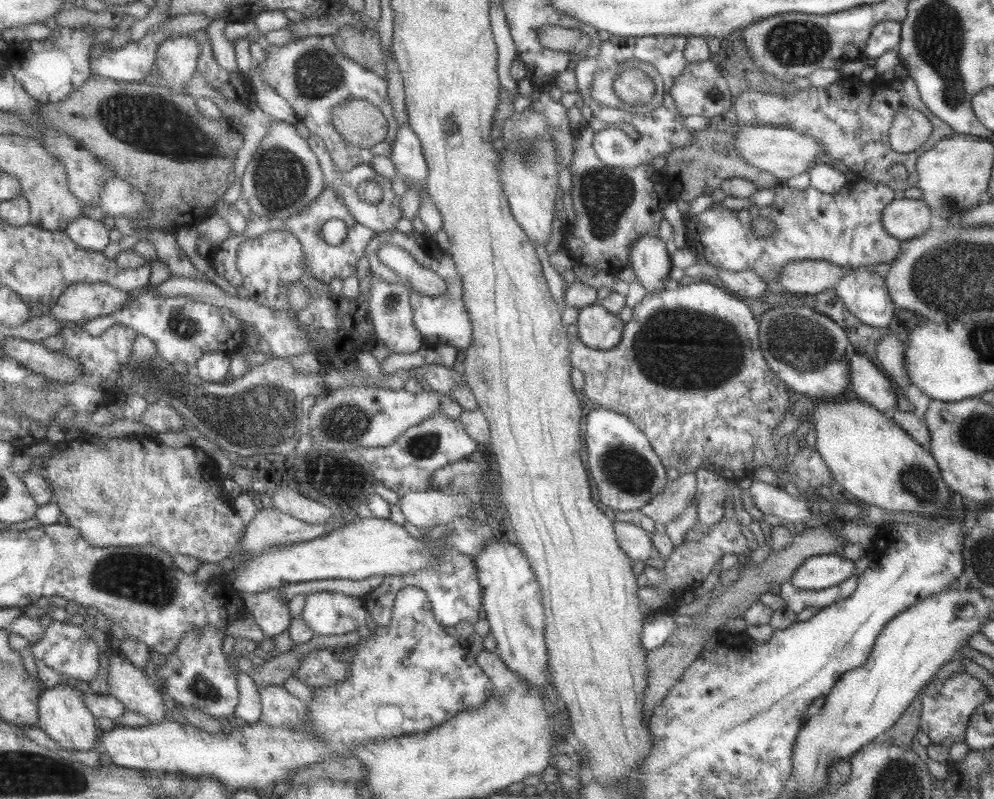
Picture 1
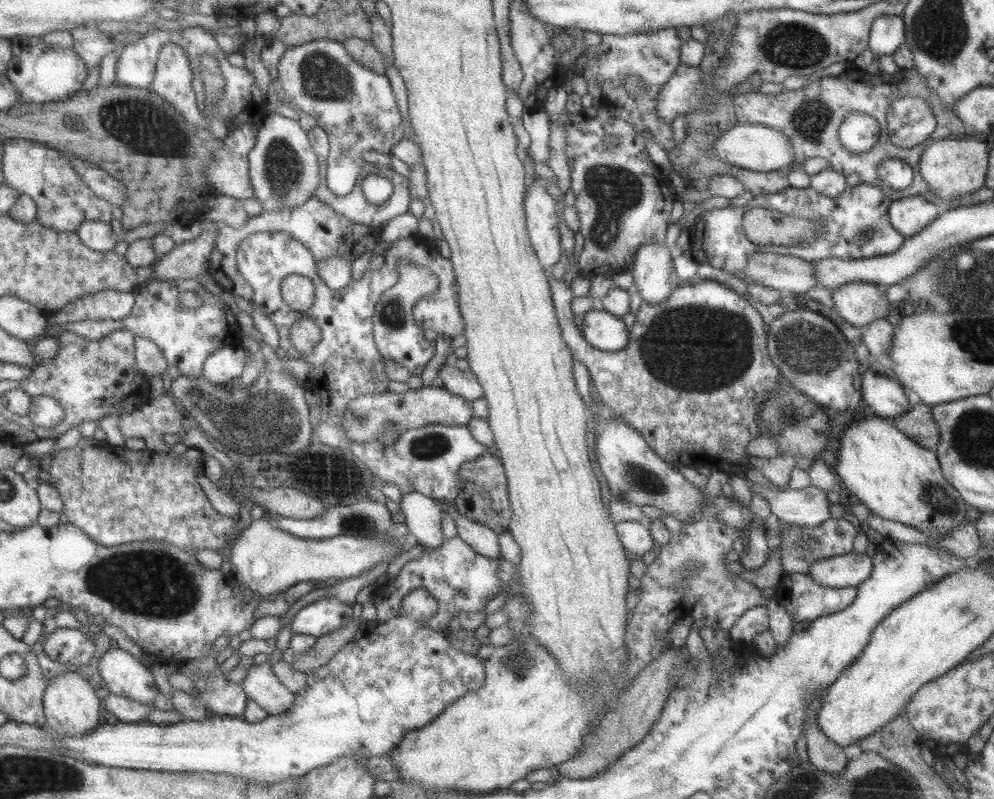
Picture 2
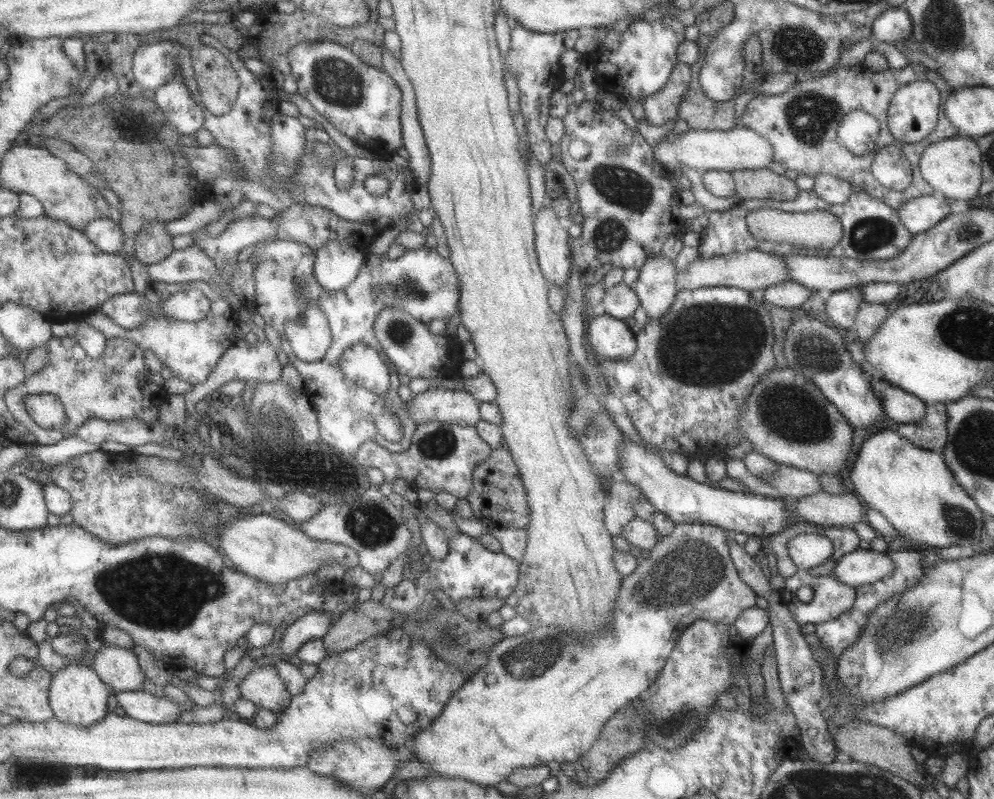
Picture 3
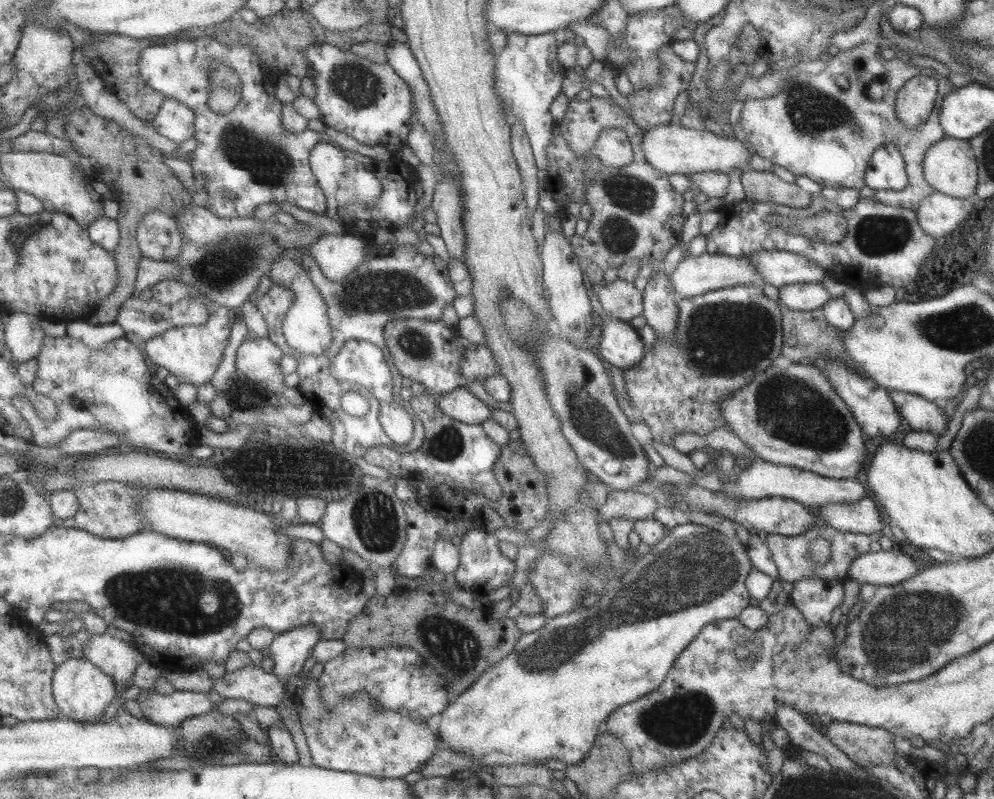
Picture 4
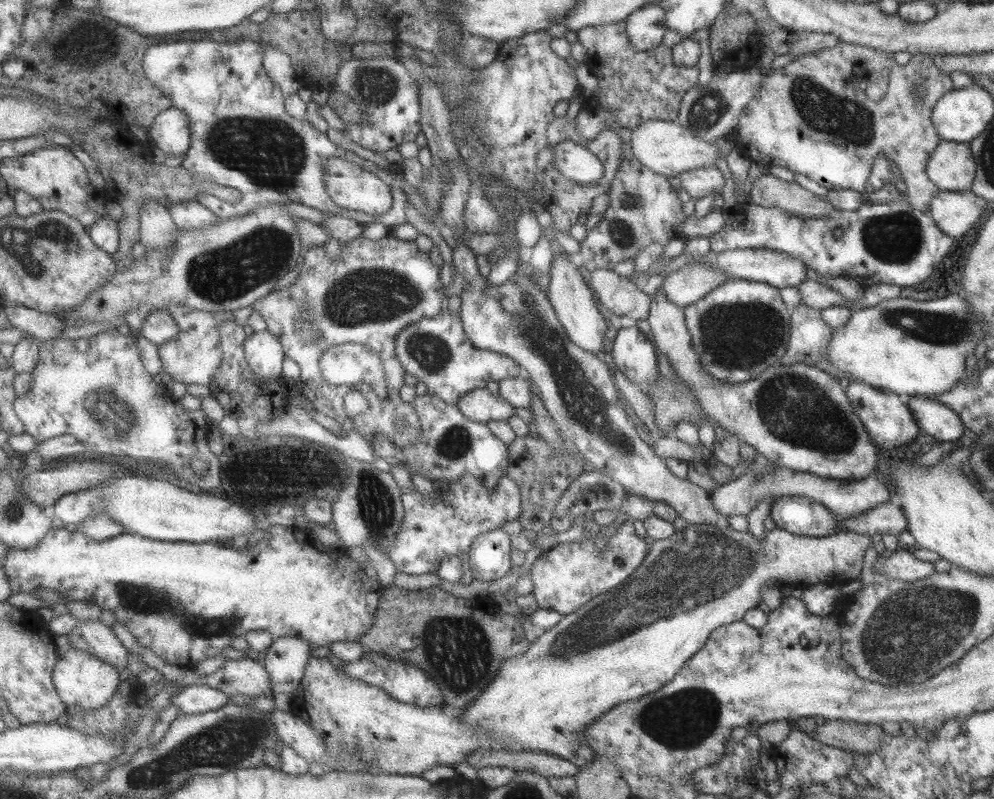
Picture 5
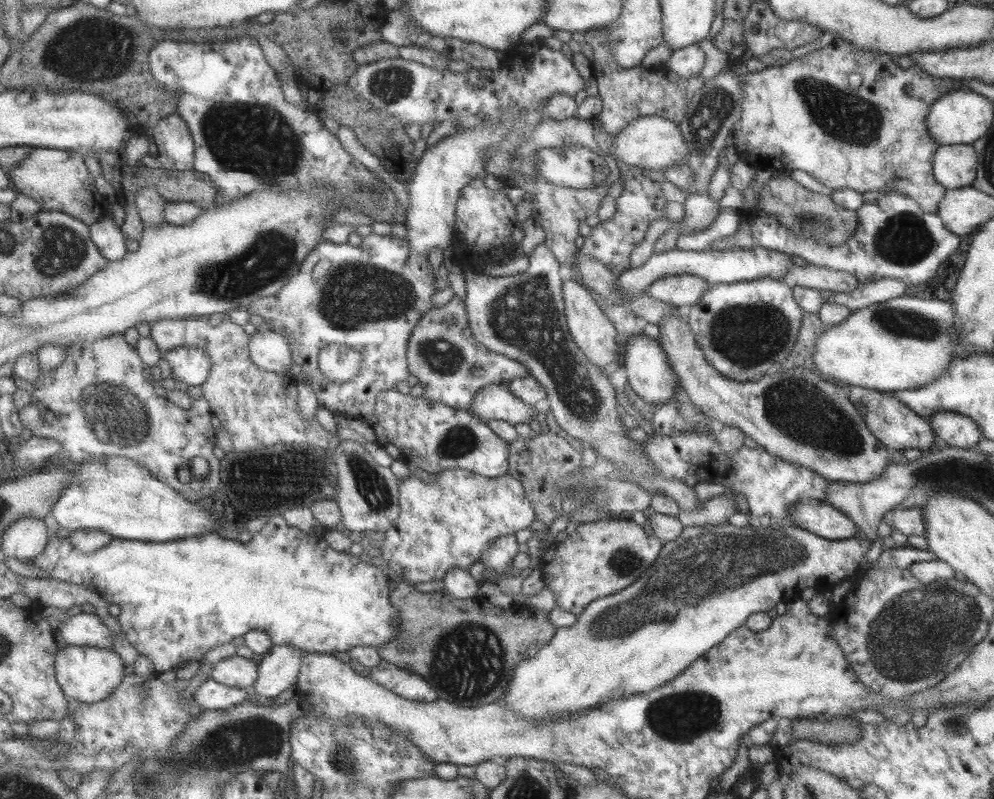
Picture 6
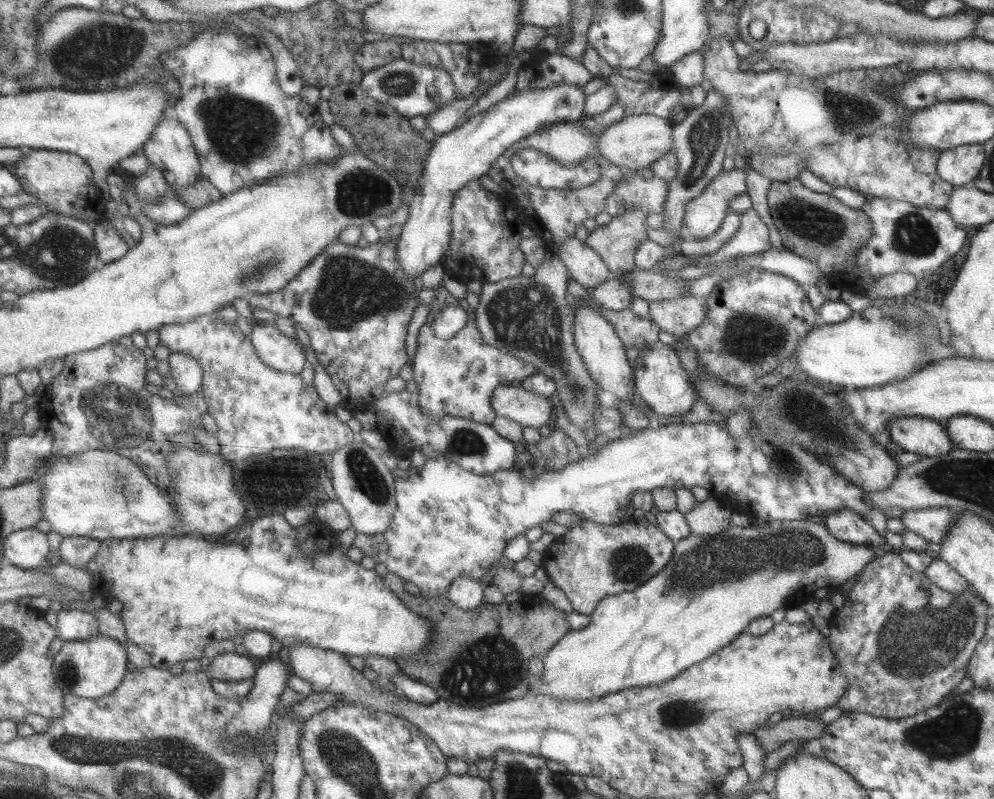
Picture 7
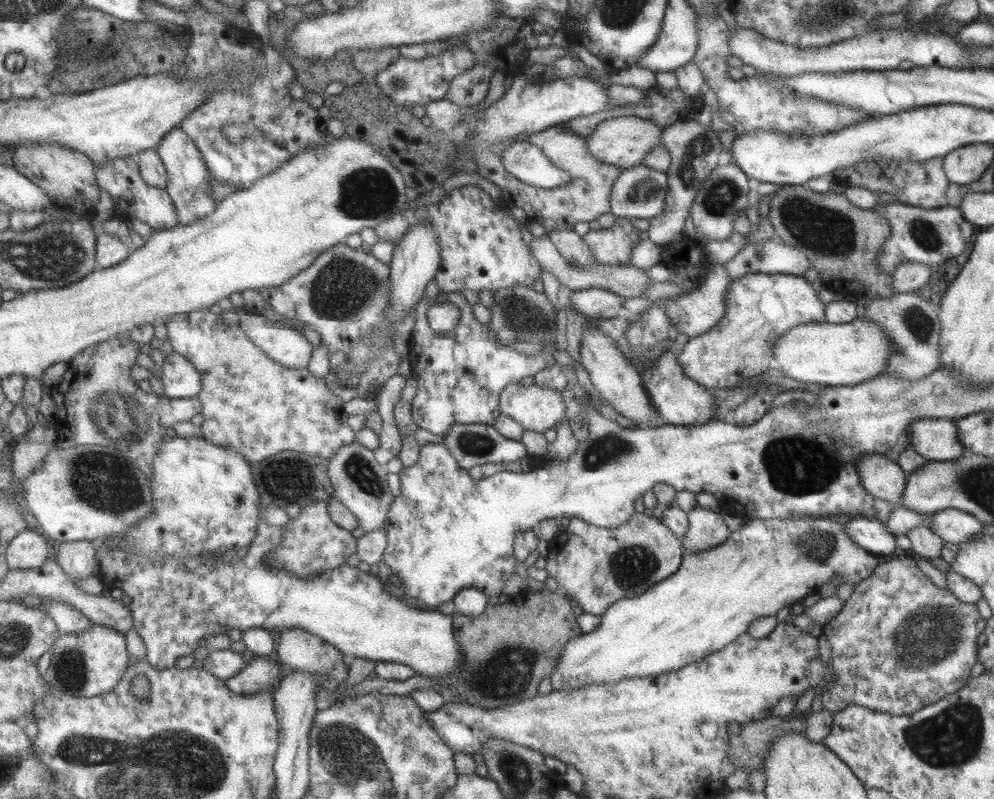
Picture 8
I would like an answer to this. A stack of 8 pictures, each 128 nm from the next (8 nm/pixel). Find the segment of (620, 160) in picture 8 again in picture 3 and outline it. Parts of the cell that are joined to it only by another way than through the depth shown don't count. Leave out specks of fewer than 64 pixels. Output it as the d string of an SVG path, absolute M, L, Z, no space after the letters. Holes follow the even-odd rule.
M736 124L729 130L691 130L677 137L668 134L669 143L657 141L651 146L654 159L669 173L677 172L679 164L699 170L700 172L768 168L774 160L772 144L754 130Z

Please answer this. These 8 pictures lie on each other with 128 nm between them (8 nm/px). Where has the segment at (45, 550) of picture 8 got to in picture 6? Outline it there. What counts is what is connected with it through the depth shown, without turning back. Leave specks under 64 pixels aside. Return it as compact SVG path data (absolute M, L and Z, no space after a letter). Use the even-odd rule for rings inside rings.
M19 517L19 520L13 521L10 527L5 530L2 550L5 556L22 562L28 562L30 558L38 557L47 548L48 542L53 536L53 533L47 528L47 522L37 517Z

